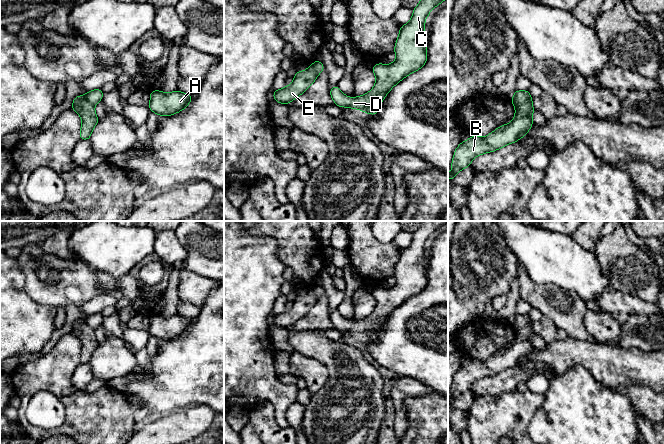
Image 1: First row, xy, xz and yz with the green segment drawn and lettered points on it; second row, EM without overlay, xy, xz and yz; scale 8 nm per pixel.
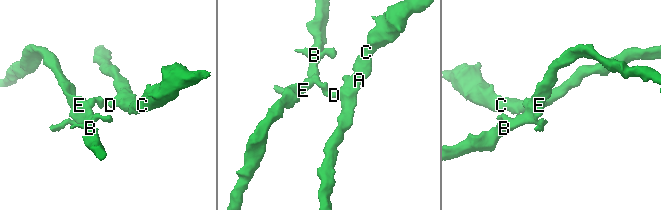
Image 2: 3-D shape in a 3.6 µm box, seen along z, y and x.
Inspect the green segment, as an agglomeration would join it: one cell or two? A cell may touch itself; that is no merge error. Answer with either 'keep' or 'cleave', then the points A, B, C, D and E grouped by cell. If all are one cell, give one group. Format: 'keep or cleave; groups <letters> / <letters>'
cleave; groups A C D / B E

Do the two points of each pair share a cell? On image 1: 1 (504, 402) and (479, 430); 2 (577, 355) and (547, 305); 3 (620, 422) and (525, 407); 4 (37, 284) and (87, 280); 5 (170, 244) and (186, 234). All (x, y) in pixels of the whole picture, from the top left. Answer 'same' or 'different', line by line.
1: same
2: different
3: different
4: same
5: different

